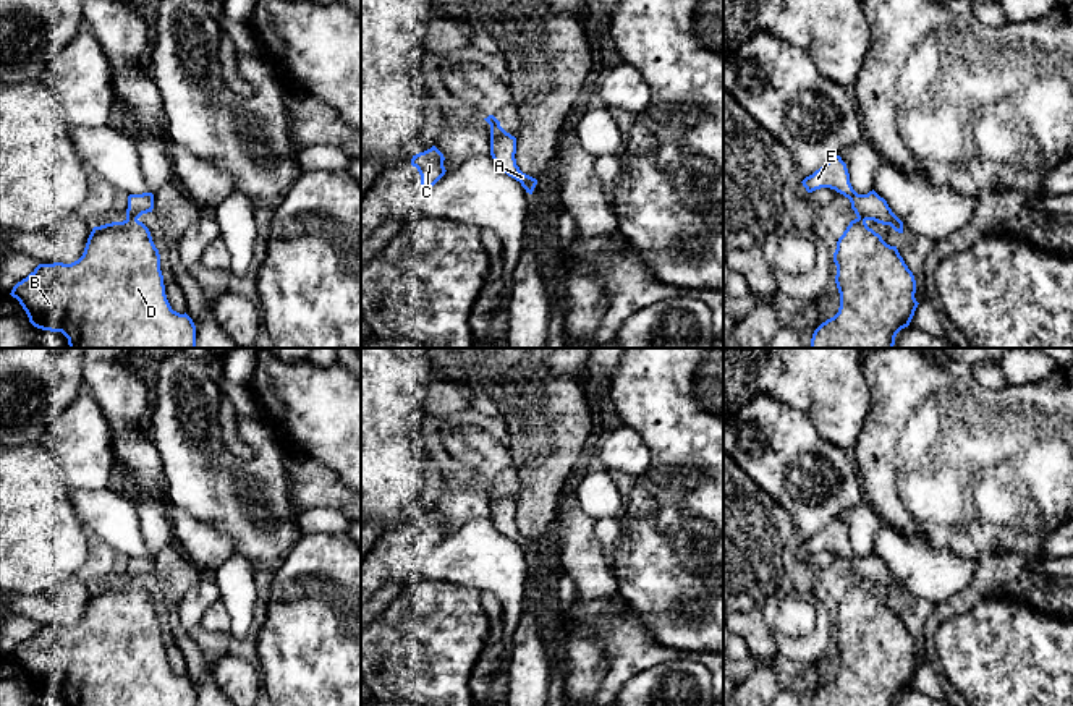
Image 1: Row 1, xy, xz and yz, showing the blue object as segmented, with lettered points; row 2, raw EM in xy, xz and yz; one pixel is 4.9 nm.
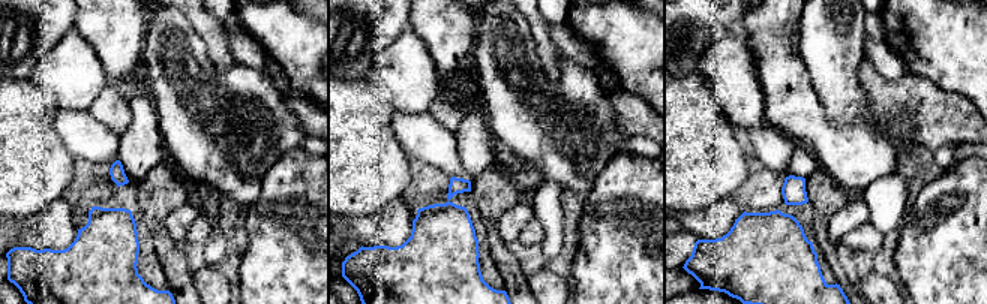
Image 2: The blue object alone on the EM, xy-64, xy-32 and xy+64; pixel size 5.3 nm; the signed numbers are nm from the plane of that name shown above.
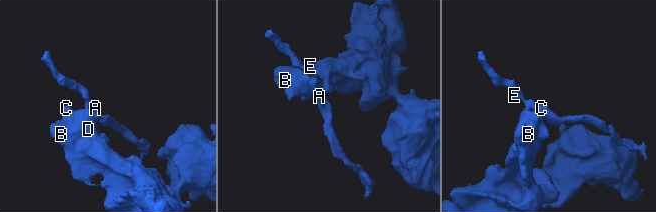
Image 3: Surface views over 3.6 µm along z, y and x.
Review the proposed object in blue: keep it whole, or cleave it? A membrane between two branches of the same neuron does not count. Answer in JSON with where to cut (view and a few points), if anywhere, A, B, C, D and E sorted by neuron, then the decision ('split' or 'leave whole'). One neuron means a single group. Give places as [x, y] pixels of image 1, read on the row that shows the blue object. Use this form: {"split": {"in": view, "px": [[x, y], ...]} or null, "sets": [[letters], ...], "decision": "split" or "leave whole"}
{"split": {"in": "xy", "px": [[127, 217], [136, 221]]}, "sets": [["A", "E"], ["B", "C", "D"]], "decision": "split"}

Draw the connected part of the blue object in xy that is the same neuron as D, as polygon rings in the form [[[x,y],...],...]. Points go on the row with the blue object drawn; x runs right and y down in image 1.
[[[139,220],[94,227],[78,261],[39,264],[10,295],[19,301],[34,327],[61,332],[68,338],[68,348],[196,348],[196,325],[186,313],[172,309],[159,249],[149,228]]]

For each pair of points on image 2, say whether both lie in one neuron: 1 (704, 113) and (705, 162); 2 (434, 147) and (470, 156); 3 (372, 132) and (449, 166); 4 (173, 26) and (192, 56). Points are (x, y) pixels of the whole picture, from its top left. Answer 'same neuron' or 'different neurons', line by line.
1: same neuron
2: different neurons
3: different neurons
4: same neuron

